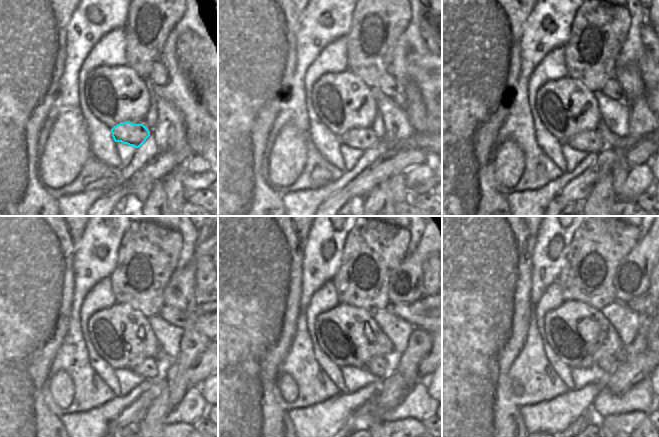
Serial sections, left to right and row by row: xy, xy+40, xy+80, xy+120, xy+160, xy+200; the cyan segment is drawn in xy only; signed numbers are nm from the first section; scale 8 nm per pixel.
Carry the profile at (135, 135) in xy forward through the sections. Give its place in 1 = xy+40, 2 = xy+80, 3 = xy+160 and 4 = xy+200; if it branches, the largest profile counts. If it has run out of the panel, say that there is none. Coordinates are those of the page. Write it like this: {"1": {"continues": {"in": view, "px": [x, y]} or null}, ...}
{"1": {"continues": {"in": "xy+40", "px": [359, 138]}}, "2": {"continues": {"in": "xy+80", "px": [589, 141]}}, "3": {"continues": {"in": "xy+160", "px": [380, 366]}}, "4": {"continues": {"in": "xy+200", "px": [609, 365]}}}

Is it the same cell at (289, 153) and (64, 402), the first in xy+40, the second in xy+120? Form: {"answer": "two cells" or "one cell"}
{"answer": "one cell"}

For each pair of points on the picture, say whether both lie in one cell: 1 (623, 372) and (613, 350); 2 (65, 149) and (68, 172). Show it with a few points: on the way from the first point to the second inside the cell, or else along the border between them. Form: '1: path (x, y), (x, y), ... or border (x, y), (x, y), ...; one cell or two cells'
1: border (621, 354), (618, 358); two cells
2: path (65, 155), (65, 166); one cell

